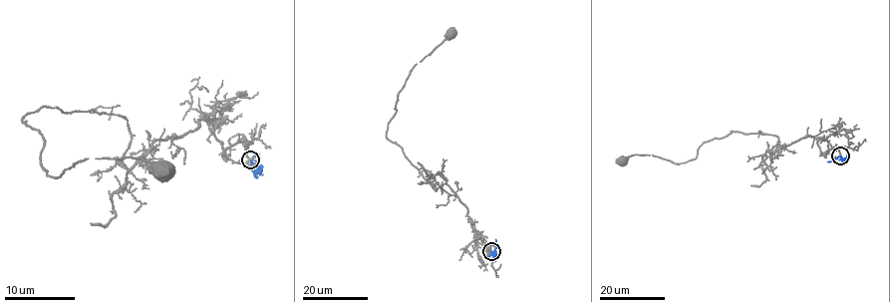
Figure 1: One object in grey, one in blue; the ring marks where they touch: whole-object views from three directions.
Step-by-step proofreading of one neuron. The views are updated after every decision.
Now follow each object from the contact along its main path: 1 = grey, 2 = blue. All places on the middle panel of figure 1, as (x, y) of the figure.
1: (491, 252), (446, 179), (436, 173), (430, 180), (435, 190), (387, 137), (409, 72), (454, 29)
2: (491, 252), (495, 248), (495, 239)

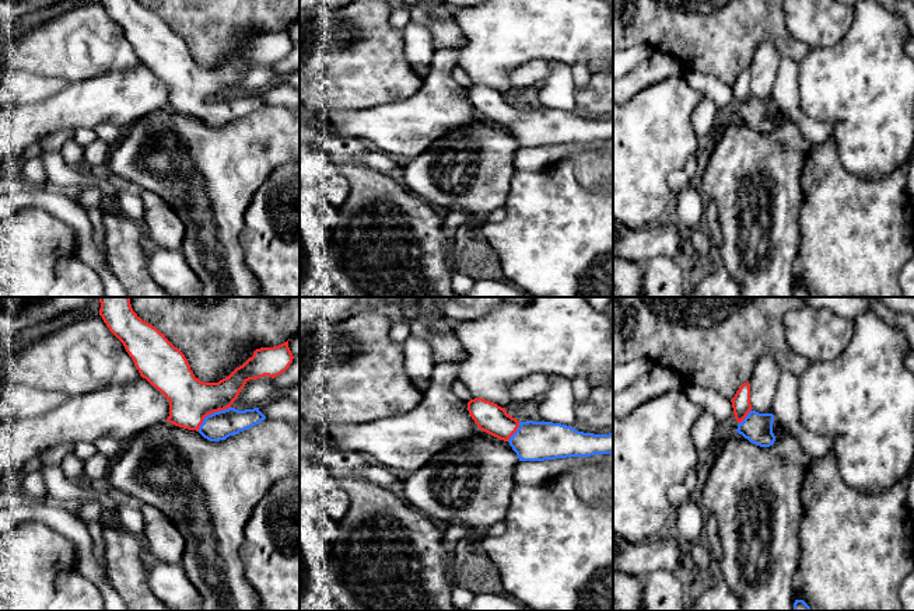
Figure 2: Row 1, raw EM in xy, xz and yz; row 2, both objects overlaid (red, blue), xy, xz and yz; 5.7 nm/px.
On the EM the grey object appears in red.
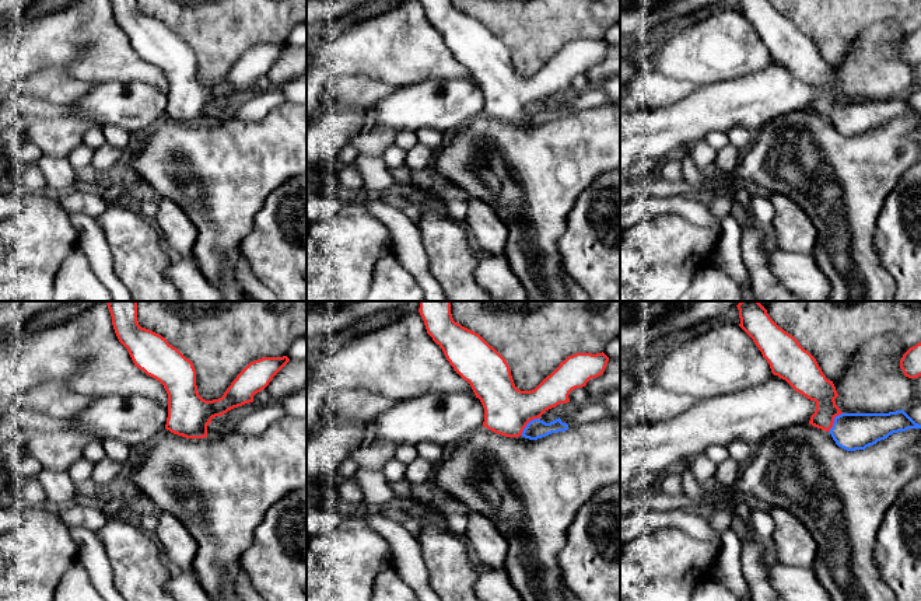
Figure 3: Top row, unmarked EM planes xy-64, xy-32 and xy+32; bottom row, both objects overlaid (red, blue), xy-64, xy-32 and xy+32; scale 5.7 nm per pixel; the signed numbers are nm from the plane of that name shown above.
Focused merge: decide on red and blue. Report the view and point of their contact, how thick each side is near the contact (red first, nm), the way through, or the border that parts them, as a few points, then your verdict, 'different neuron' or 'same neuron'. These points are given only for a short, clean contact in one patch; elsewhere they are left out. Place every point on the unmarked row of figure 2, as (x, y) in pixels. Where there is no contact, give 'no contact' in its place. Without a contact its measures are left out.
meets red in xy at (210, 100); 260 nm thick on the red side, 160 nm on the other; runs through xy (191, 86), (210, 100), (220, 111); same neuron

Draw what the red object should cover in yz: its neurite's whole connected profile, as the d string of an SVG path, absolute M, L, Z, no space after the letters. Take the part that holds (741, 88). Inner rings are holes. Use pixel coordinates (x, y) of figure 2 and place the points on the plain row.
M749 67L739 73L731 88L738 107L736 118L756 132L773 132L775 128L773 119L774 101L759 99L752 95Z

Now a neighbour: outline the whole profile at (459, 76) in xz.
M455 66L451 74L452 74L454 81L465 87L466 90L472 85L469 74L459 66Z

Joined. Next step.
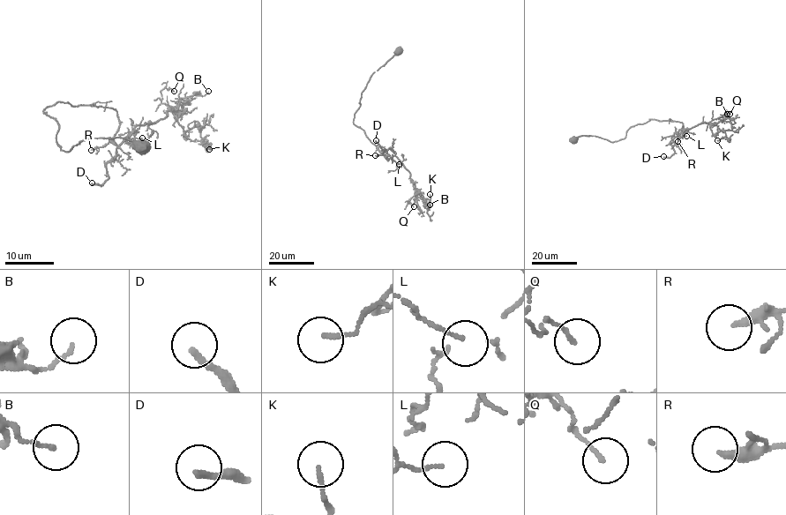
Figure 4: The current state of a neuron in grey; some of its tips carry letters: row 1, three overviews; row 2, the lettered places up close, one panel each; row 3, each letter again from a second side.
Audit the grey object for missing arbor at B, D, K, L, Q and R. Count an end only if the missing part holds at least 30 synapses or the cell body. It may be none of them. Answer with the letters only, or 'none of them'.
D

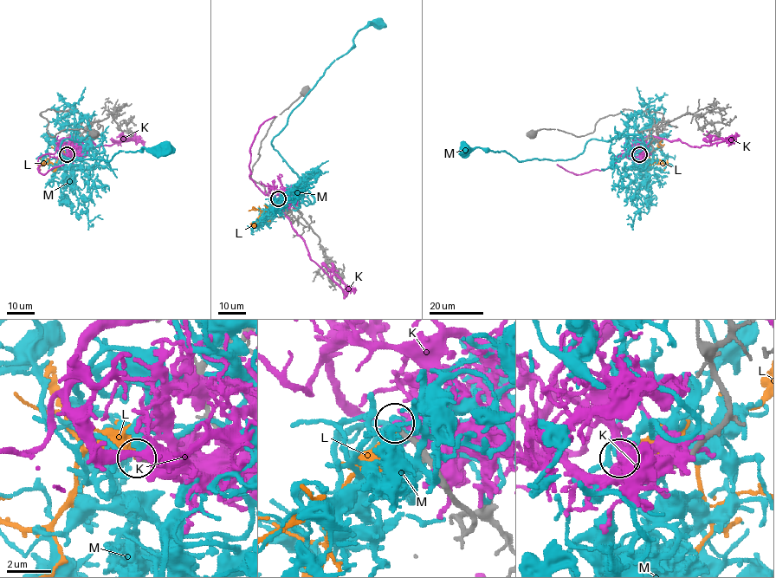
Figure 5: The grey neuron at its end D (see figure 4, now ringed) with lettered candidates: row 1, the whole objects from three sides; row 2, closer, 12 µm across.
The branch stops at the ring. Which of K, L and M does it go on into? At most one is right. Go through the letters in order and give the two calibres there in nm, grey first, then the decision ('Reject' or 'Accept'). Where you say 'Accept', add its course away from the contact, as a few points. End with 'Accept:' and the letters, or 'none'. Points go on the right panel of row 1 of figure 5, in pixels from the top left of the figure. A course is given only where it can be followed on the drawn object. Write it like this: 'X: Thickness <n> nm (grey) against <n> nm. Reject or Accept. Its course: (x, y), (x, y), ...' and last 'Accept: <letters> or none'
K: Thickness 220 nm (grey) against 100 nm. Reject
L: Thickness 240 nm (grey) against 200 nm. Reject
M: Thickness 220 nm (grey) against 550 nm. Reject
Accept: none

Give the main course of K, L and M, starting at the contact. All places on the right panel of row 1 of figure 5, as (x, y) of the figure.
K: (639, 155), (634, 149), (630, 154), (631, 146), (649, 136), (698, 146), (733, 138), (711, 139), (721, 138)
L: (640, 155), (648, 153), (651, 163), (663, 163), (663, 171)
M: (640, 154), (649, 150), (636, 137), (628, 149), (623, 135), (591, 139), (565, 160), (464, 149)

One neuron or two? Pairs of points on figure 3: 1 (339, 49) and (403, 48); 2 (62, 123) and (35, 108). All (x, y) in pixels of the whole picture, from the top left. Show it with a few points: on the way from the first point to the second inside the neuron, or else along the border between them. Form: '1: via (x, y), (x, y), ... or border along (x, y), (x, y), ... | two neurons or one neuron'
1: via (354, 49), (388, 48) | one neuron
2: via (55, 123), (51, 123), (42, 115) | one neuron

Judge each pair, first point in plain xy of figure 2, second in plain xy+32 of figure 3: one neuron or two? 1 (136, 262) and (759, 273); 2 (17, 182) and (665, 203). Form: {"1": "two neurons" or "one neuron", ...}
{"1": "one neuron", "2": "two neurons"}

